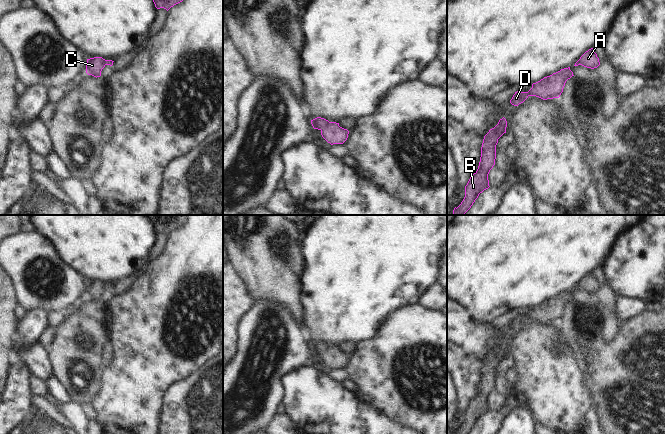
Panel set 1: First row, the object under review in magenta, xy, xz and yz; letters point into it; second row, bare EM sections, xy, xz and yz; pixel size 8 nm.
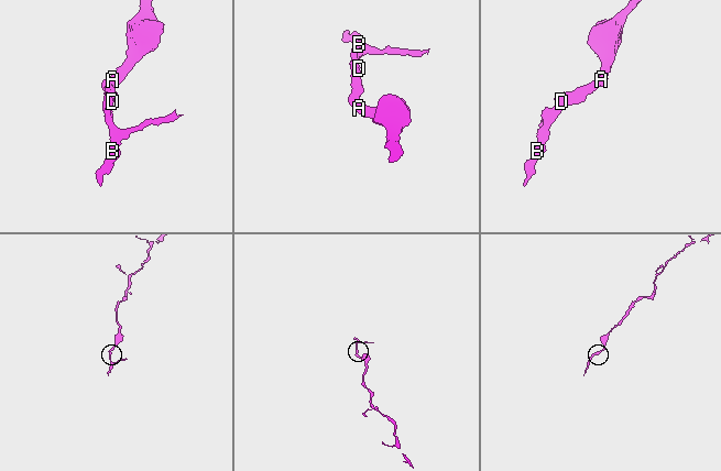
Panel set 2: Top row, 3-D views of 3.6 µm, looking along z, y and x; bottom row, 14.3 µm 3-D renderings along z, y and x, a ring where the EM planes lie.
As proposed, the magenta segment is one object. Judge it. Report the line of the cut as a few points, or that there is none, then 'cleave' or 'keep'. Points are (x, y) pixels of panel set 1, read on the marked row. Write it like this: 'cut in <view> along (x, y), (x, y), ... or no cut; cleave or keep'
no cut; keep

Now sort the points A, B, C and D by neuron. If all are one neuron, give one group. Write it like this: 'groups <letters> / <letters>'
groups A B C D

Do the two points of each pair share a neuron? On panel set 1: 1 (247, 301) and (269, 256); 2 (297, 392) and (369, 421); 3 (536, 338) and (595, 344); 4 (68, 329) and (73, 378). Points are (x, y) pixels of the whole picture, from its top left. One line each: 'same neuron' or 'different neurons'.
1: different neurons
2: same neuron
3: different neurons
4: same neuron

